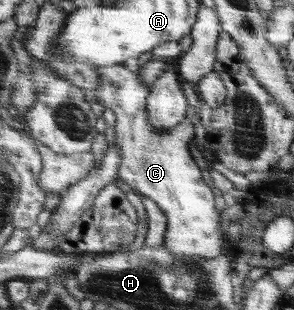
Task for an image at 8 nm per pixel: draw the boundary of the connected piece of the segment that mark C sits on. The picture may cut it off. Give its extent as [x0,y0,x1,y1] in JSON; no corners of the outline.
[92,64,224,259]

